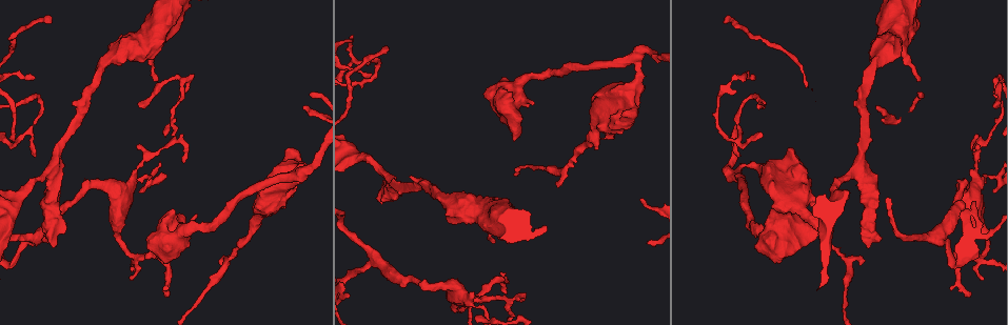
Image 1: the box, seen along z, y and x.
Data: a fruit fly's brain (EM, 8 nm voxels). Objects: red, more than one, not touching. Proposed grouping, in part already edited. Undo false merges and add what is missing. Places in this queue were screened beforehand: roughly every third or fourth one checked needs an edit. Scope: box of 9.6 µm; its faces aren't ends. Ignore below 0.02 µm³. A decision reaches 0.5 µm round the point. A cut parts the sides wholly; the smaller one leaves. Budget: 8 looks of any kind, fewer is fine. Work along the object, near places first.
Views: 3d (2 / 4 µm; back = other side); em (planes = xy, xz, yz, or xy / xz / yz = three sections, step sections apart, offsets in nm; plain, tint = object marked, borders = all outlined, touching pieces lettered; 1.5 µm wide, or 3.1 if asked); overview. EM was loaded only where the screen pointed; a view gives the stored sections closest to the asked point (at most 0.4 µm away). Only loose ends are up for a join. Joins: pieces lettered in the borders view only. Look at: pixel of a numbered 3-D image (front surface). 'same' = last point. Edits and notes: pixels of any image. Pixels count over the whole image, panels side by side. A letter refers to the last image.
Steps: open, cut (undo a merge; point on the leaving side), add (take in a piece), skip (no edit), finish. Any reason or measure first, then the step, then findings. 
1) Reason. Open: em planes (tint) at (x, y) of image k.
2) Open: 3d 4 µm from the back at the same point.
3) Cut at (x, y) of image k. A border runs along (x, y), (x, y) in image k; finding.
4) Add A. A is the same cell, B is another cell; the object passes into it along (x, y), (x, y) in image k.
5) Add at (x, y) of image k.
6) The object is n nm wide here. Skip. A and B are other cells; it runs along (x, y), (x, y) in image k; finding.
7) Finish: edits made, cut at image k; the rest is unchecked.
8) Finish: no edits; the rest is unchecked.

Thin end. Open: em planes (tint) at (221, 262) of image 1.

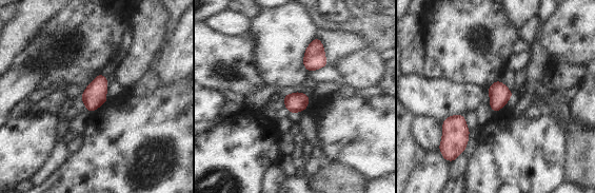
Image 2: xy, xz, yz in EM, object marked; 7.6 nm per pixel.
Open: em planes (borders) at the same point.

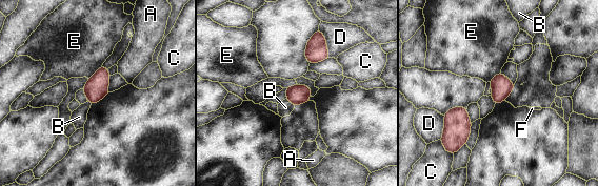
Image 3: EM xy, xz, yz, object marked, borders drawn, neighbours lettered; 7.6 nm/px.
Skip. A, B, C, D, E and F are other cells; a border runs along (286, 98), (294, 106) in image 3; no lettered piece goes on from it.

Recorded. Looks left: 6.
Abrupt turn. Open: 3d 2 µm at (467, 308) of image 1.

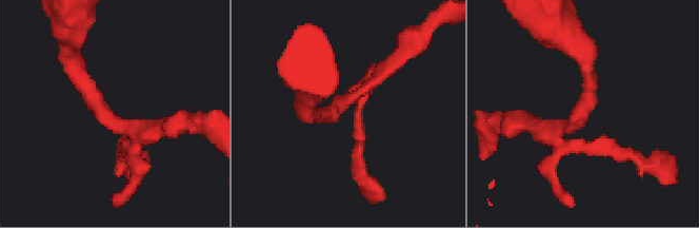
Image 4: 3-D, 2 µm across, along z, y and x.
Open: em xz step 4 (borders) at (349, 98) of image 4.

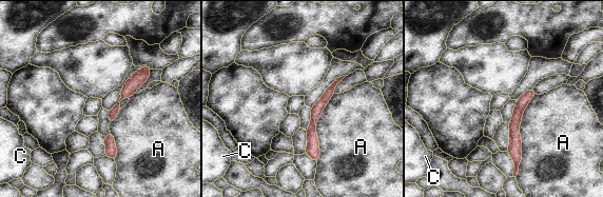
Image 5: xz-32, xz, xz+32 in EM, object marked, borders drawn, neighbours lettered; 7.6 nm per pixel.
The object is 60 nm wide here. Skip. A and C are other cells; a border runs along (536, 94), (520, 123), (516, 177) in image 5; one neuron here.

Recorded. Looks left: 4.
Sharp bend. Open: em planes (borders) at (351, 59) of image 1.

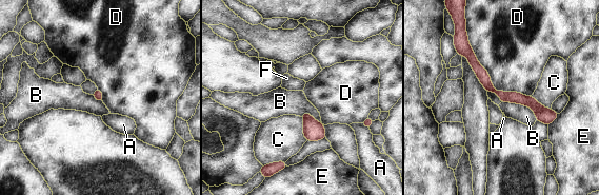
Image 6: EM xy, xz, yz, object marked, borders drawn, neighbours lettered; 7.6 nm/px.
The object is 120 nm wide here. Skip. A, B, C, D, E and F are other cells; it runs along (477, 71), (497, 93), (555, 114) in image 6; one neuron here.

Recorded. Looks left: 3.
Branch stops here. Open: 3d 4 µm at (368, 77) of image 1.

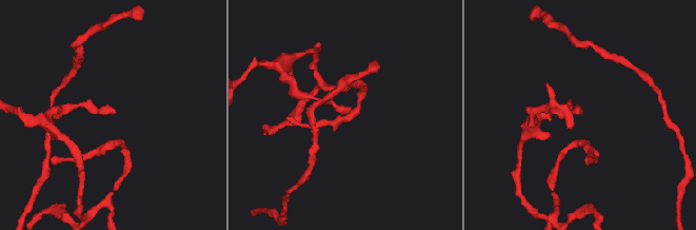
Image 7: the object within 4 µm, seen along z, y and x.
Open: em yz step 8 (borders) at (112, 111) of image 7.

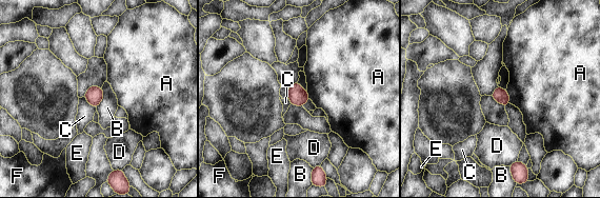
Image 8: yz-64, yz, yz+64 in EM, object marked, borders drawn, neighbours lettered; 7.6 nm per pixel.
Open: em planes (borders) at the same point.

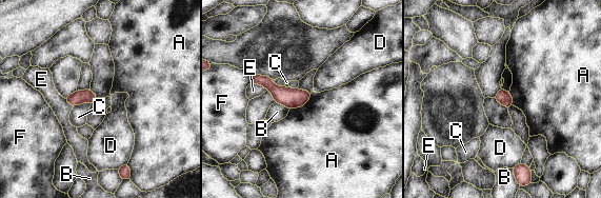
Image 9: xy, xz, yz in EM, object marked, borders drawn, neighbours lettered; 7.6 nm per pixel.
Skip. A, B, C, D, E and F are other cells; a border runs along (312, 93), (301, 106), (289, 110) in image 9; no lettered piece goes on from it.

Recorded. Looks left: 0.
Finish: no edits; the rest is unchecked.

